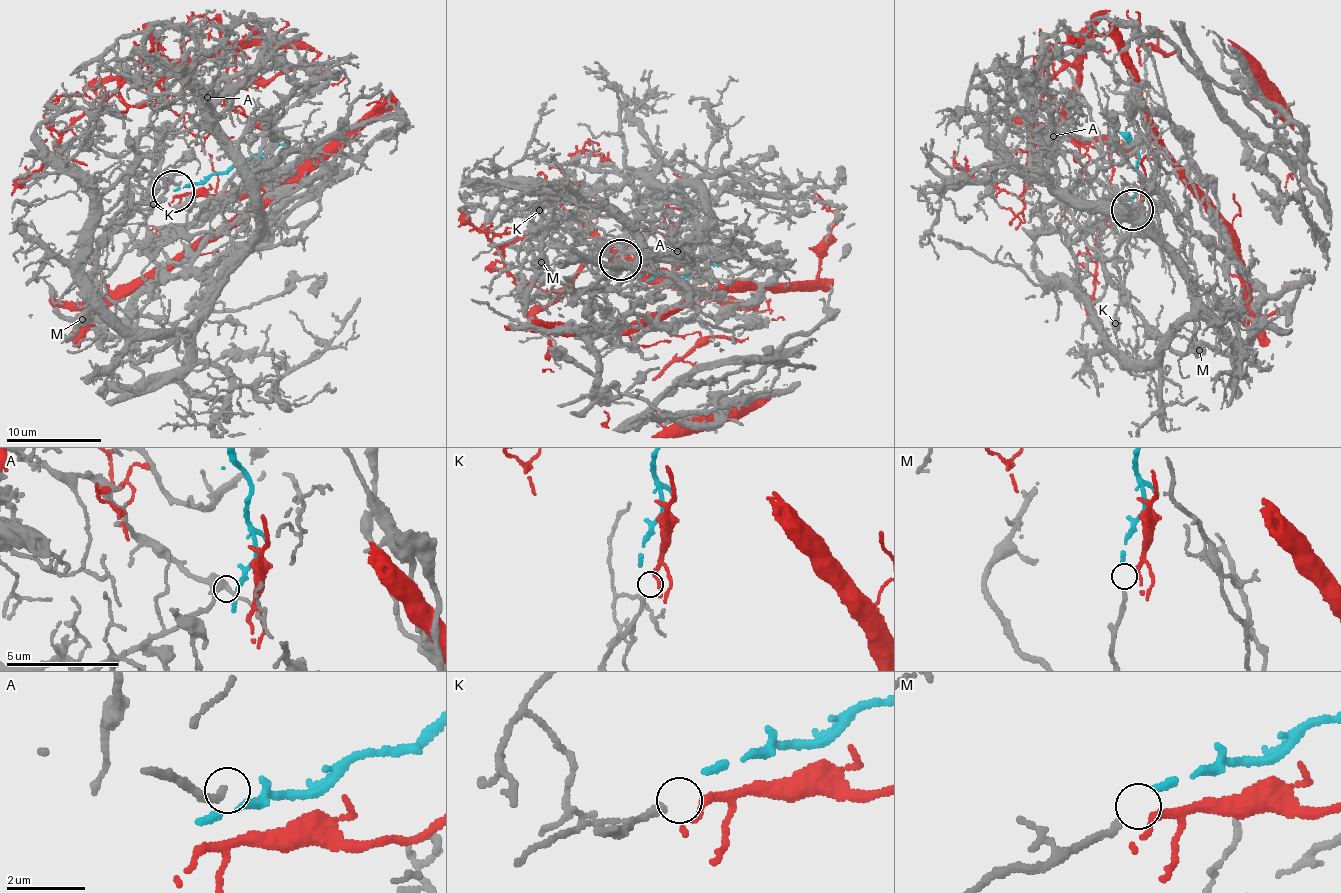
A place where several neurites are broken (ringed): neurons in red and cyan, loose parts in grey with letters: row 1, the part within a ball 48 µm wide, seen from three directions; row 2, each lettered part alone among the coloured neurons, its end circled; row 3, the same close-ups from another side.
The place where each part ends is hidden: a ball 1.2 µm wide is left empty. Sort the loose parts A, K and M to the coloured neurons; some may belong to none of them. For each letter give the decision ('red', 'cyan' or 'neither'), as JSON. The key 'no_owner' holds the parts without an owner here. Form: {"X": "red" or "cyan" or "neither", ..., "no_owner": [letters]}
{"A": "neither", "K": "red", "M": "cyan", "no_owner": ["A"]}

